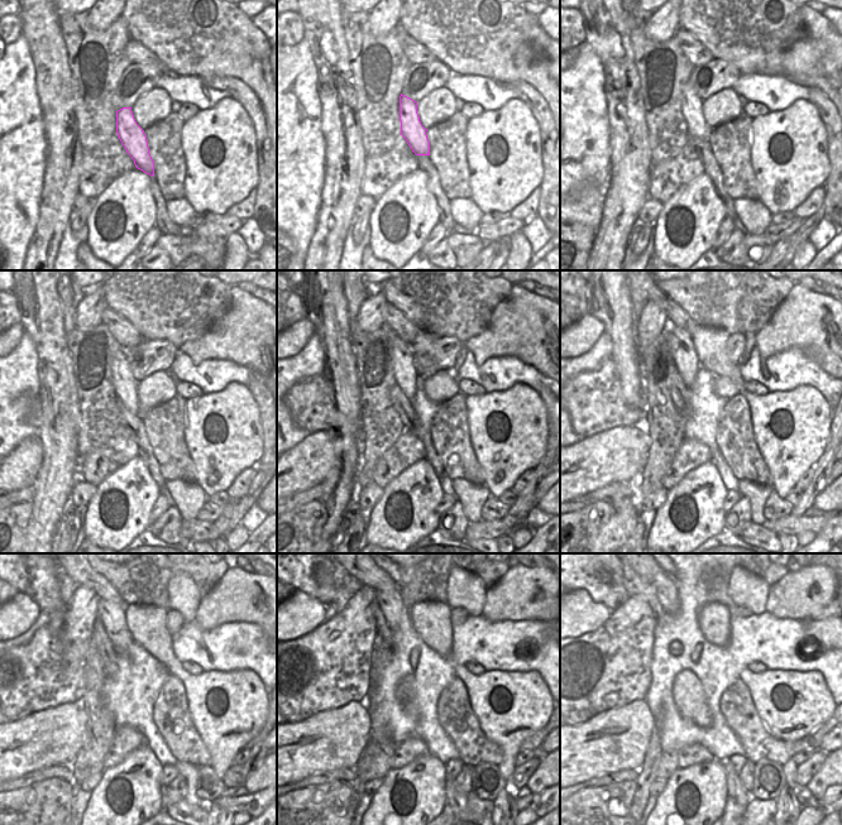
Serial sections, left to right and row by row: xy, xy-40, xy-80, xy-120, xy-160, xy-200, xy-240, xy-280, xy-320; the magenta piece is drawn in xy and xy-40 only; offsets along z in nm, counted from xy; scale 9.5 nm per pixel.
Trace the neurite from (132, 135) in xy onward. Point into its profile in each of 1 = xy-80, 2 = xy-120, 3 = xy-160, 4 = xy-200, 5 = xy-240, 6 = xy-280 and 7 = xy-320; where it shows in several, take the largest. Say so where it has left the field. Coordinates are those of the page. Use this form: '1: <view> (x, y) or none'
1: xy-80 (692, 105)
2: xy-120 (125, 385)
3: xy-160 (405, 374)
4: xy-200 (680, 343)
5: xy-240 (113, 615)
6: xy-280 (391, 604)
7: xy-320 (665, 589)

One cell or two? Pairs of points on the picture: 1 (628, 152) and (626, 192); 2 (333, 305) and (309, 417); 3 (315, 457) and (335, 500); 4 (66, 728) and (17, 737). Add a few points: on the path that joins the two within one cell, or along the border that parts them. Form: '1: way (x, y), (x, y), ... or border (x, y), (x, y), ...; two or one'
1: way (628, 162), (628, 182); one
2: border (323, 374), (333, 388), (334, 403); two
3: border (343, 452), (321, 484); two
4: way (53, 737), (29, 737); one

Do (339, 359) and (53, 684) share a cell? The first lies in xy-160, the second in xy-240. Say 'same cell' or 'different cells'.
different cells

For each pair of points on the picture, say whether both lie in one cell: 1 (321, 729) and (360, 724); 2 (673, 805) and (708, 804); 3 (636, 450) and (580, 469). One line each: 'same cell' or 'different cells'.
1: same cell
2: same cell
3: same cell

